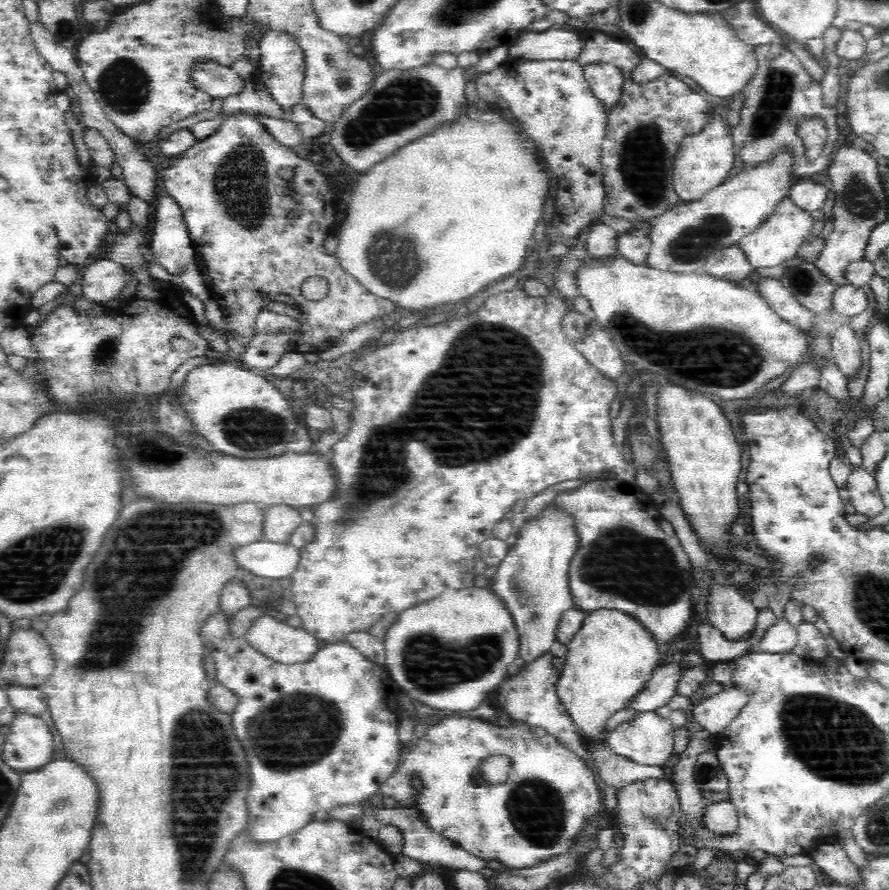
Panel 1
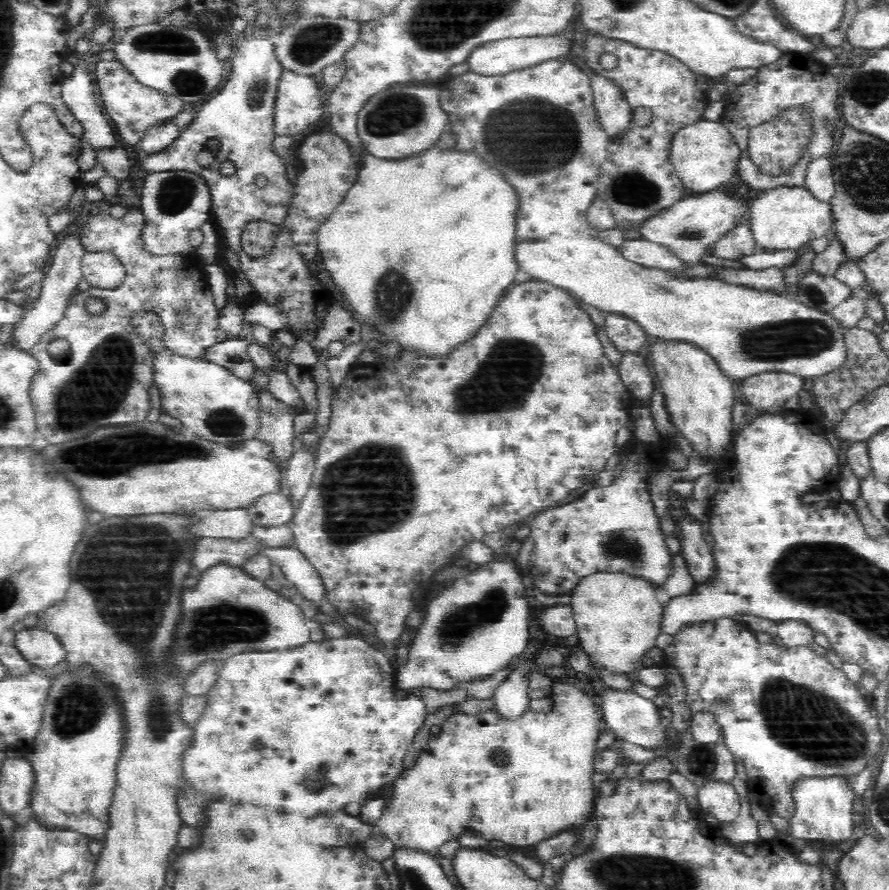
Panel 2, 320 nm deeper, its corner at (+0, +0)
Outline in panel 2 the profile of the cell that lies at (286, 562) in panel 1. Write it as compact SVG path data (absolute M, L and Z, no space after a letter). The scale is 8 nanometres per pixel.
M252 533L238 540L204 537L199 540L198 551L195 552L194 576L203 576L202 572L220 565L240 568L251 558L263 555L264 547L270 546Z

